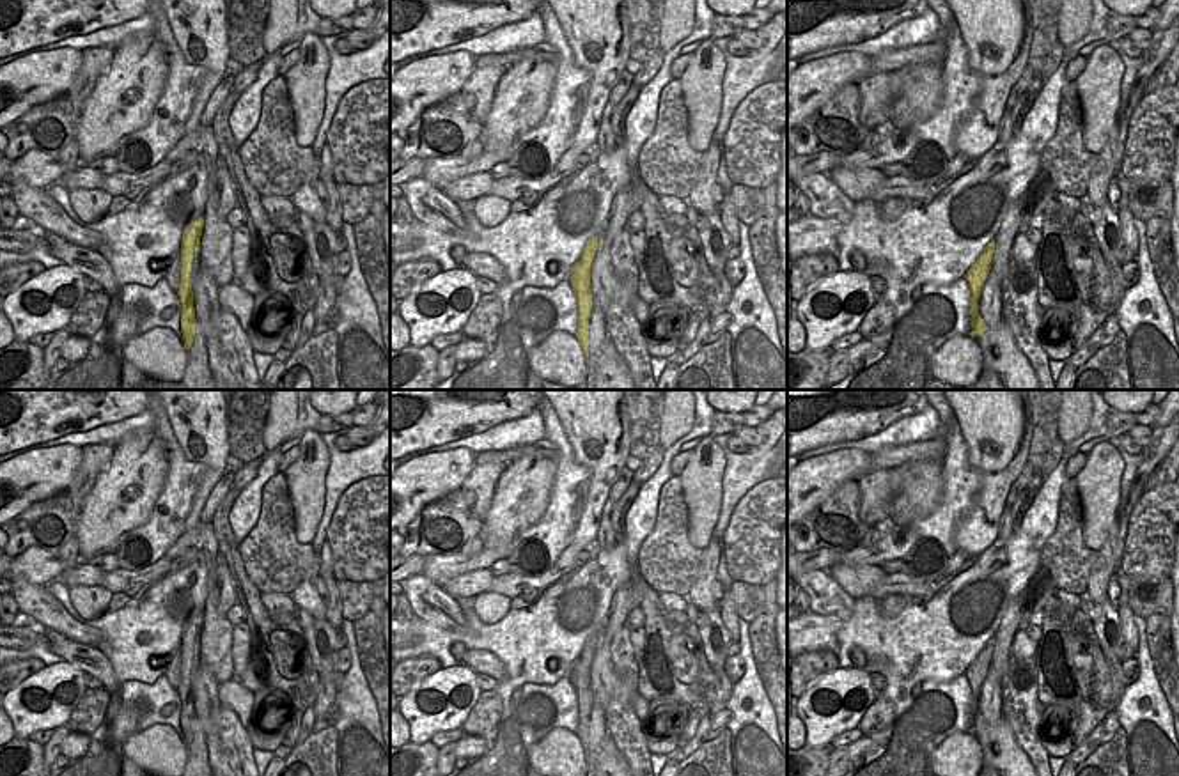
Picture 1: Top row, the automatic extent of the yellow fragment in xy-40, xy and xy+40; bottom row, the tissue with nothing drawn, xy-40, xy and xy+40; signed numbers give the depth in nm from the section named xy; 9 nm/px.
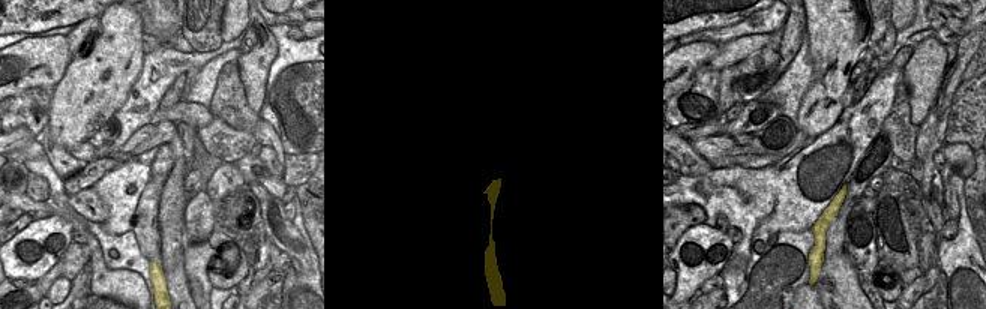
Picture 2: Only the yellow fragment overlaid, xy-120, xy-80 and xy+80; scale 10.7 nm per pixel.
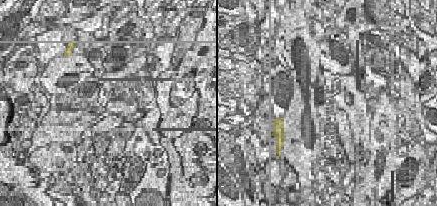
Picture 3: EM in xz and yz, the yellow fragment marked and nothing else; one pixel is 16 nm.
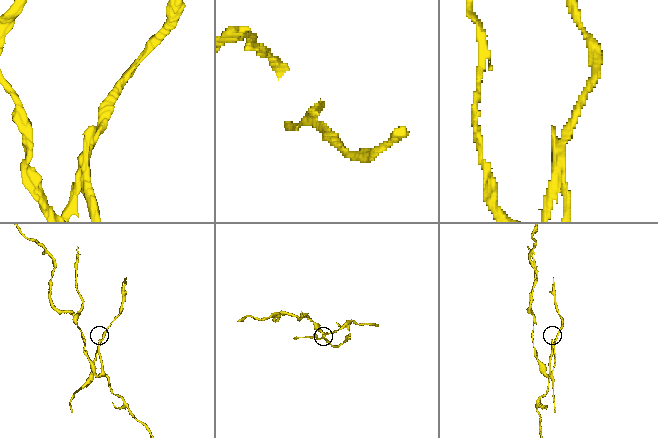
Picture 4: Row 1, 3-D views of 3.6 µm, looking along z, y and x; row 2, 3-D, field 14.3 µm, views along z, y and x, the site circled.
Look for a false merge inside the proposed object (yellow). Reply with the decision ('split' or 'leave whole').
split

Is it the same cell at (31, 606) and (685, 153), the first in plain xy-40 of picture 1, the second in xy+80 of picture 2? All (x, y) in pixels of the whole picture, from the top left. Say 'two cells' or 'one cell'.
one cell

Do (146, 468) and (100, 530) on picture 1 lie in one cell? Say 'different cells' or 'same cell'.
same cell

